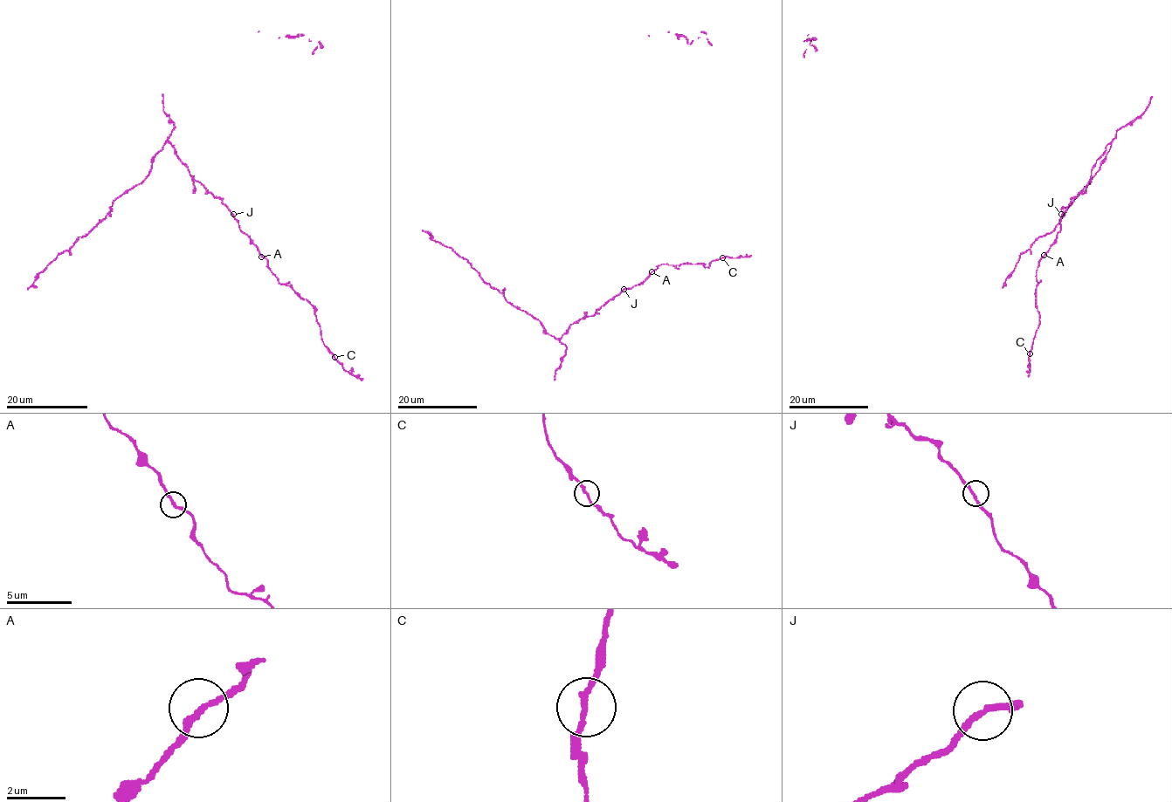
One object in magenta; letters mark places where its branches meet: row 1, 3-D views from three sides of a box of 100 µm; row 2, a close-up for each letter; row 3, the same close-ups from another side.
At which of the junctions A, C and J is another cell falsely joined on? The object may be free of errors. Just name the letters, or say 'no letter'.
C

